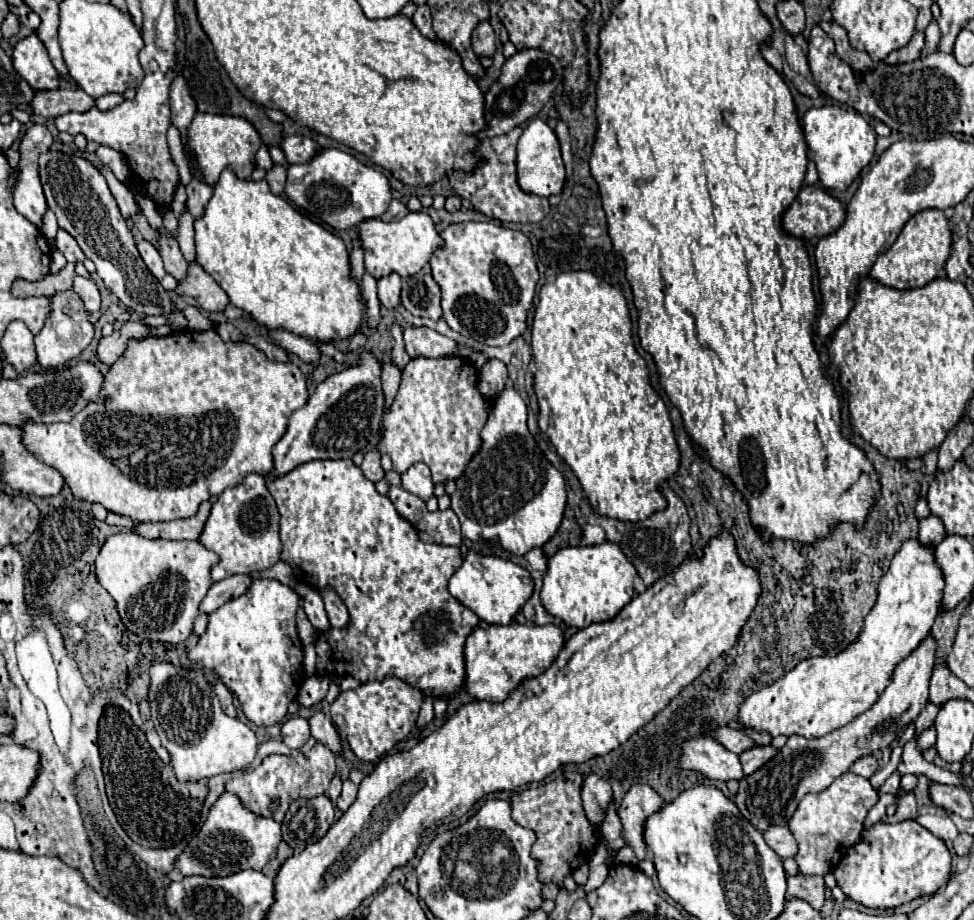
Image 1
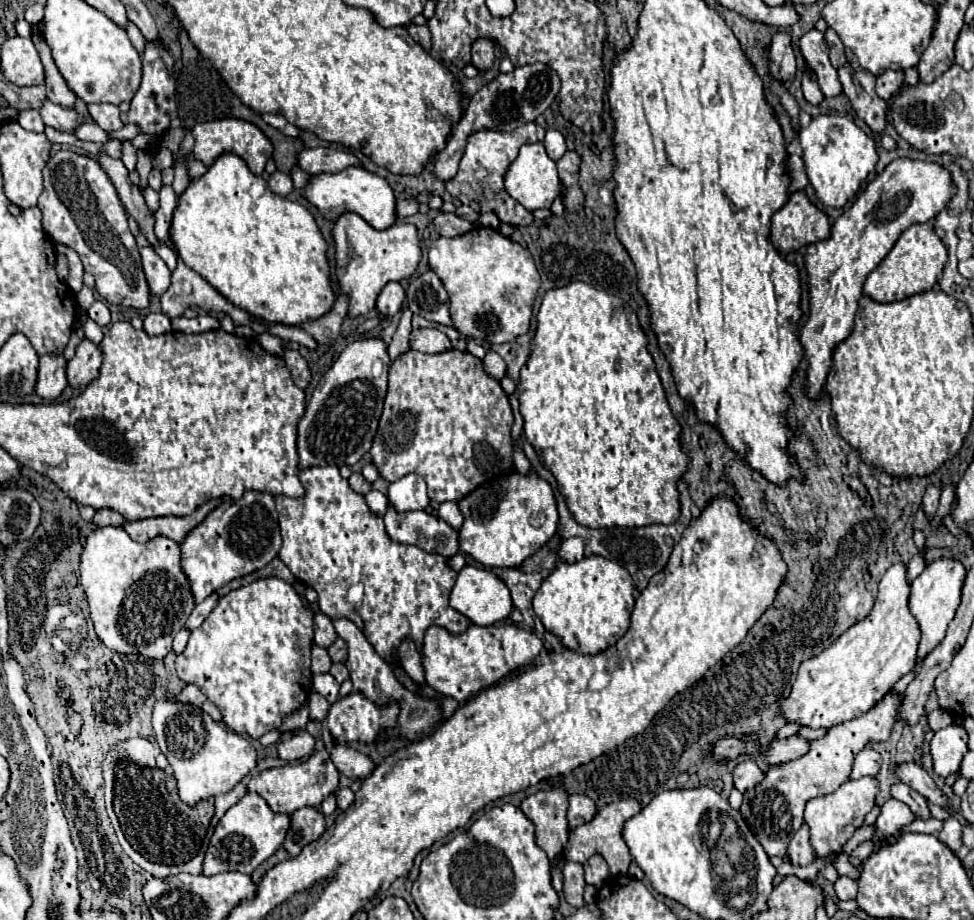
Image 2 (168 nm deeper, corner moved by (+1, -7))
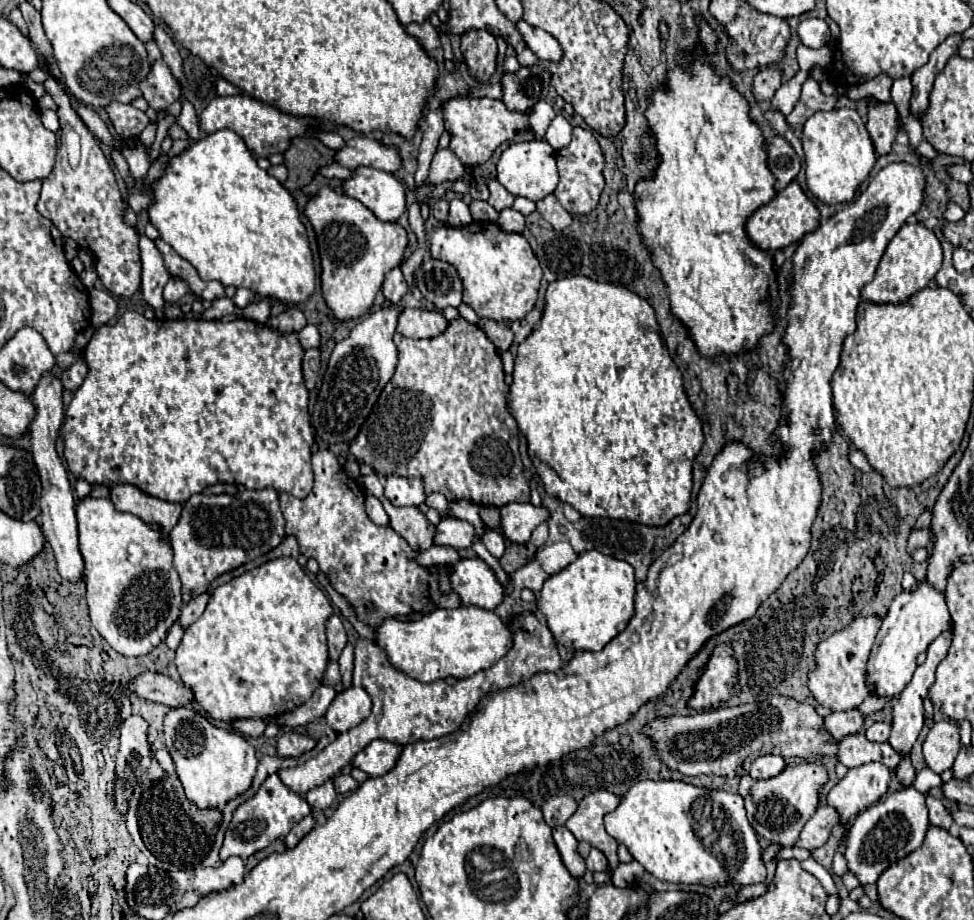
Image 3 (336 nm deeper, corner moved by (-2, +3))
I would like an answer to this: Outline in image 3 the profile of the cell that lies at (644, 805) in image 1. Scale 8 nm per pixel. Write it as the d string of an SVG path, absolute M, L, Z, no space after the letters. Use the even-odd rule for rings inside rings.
M592 792L582 798L574 816L566 822L566 828L574 834L576 840L586 840L590 846L596 846L608 858L608 866L614 872L620 864L618 860L618 842L606 832L604 816L614 812L620 804L620 796L612 792Z

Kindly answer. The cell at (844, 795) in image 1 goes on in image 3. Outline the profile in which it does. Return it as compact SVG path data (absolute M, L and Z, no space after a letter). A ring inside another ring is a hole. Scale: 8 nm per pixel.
M870 762L848 770L848 774L828 792L826 804L836 808L838 824L846 826L860 810L876 804L888 790L892 772L882 762Z

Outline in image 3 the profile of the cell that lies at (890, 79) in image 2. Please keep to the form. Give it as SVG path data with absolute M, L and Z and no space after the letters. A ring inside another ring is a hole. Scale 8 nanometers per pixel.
M878 74L876 78L852 86L846 94L852 100L866 100L874 98L878 102L888 102L890 100L890 88L892 88L892 78L888 74Z

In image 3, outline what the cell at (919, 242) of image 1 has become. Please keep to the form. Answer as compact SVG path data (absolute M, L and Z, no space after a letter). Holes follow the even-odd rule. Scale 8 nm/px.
M910 220L890 240L872 282L868 282L862 288L862 298L870 300L870 302L886 302L886 304L906 302L914 292L918 292L930 284L930 280L940 270L940 266L942 266L940 240L936 238L936 234L932 230L924 228L918 220Z

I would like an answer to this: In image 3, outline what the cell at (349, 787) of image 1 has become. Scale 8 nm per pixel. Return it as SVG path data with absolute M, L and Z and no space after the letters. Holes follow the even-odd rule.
M338 774L334 778L334 786L336 786L336 792L340 794L346 794L346 792L352 792L358 788L358 782L352 778L352 776L346 776L346 774Z

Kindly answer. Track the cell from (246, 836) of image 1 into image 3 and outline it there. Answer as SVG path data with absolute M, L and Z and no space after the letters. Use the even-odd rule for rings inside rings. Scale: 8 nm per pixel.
M276 774L268 776L258 788L258 792L234 810L228 830L224 834L224 844L220 848L220 860L226 860L230 856L240 856L242 860L246 860L254 852L272 844L276 838L284 838L292 830L292 826L298 824L298 820L302 820L308 814L310 814L308 802L304 802L298 794L290 792L278 780Z

